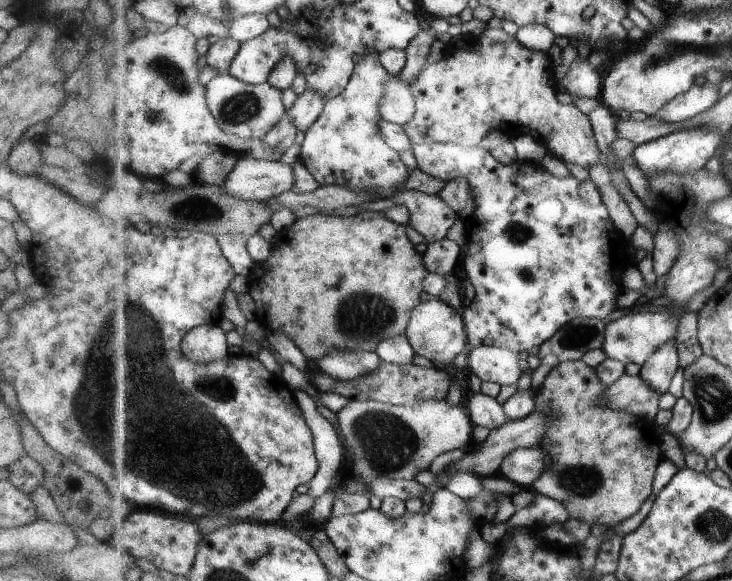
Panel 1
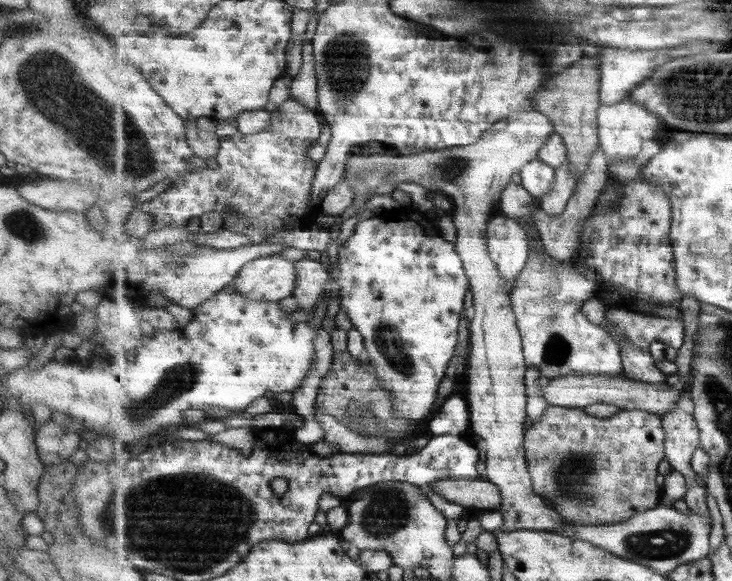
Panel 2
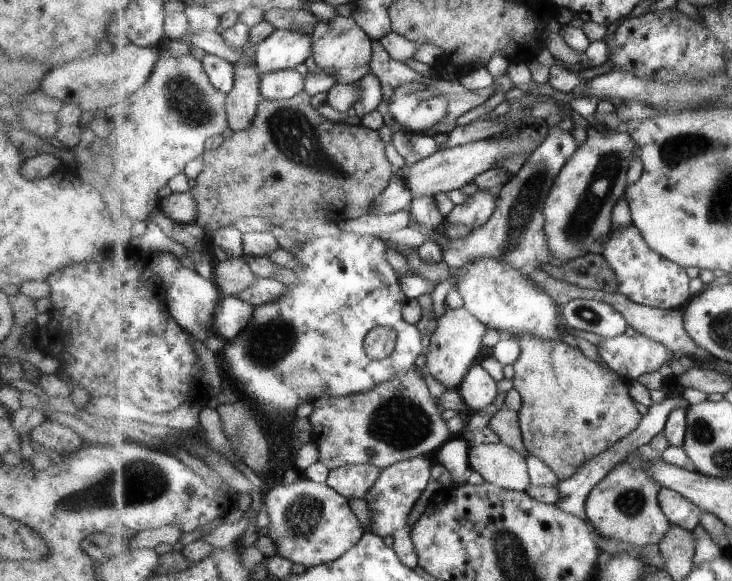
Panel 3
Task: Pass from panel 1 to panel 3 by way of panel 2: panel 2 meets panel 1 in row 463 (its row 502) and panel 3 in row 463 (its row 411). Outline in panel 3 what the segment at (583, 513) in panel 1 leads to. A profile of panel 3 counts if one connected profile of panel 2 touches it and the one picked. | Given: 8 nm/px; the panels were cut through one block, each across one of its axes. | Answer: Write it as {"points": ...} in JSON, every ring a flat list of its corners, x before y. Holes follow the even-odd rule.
{"points":[[523,336,517,338,517,342,522,351,513,364,516,370,513,386,521,394,519,416,522,437,530,454,544,460,559,476,559,480,573,476,584,463,597,458,607,448,615,446,619,440,637,430,643,414,629,395,631,382,604,359,600,363,590,360,578,346,571,346,563,340,545,342,533,336],[633,452,621,460,589,494,586,502,588,519,596,530,606,538,639,547,643,544,660,544,670,531,671,523,659,502,661,484,657,484,643,466,649,460,642,460]]}

